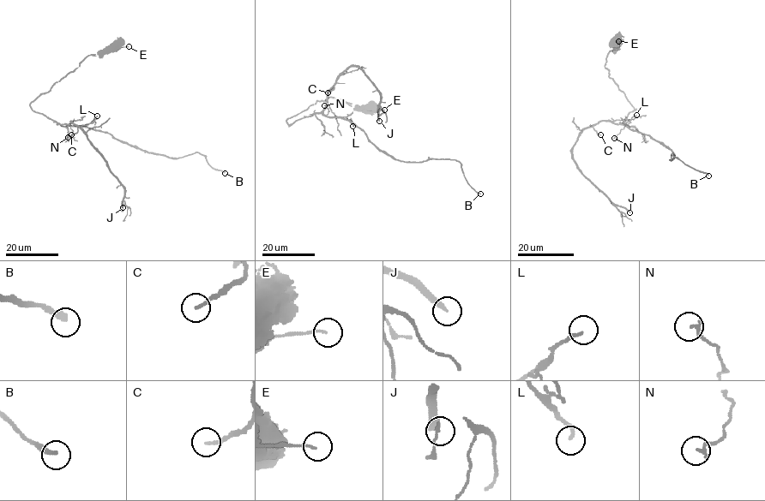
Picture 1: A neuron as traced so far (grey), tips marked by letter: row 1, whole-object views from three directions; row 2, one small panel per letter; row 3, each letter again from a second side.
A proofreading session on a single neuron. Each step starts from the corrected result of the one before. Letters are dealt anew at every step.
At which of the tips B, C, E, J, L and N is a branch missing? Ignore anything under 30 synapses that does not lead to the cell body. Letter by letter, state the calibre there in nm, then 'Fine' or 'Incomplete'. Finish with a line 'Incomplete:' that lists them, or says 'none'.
B: Thickness 280 nm. Incomplete
C: Thickness 150 nm. Fine
E: Thickness 100 nm. Fine
J: Thickness 280 nm. Incomplete
L: Thickness 150 nm. Fine
N: Thickness 180 nm. Fine
Incomplete: B, J

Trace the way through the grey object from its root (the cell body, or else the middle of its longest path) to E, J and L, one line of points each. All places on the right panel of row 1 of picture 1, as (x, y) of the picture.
E: (627, 127), (622, 123), (634, 109), (605, 67), (607, 55), (617, 49), (618, 41)
J: (627, 127), (599, 121), (585, 128), (573, 147), (572, 158), (576, 167), (612, 202), (629, 212)
L: (627, 127), (626, 123), (636, 115)

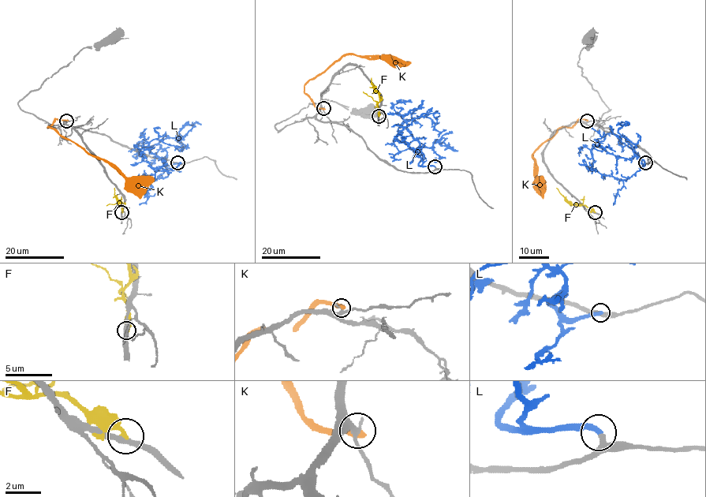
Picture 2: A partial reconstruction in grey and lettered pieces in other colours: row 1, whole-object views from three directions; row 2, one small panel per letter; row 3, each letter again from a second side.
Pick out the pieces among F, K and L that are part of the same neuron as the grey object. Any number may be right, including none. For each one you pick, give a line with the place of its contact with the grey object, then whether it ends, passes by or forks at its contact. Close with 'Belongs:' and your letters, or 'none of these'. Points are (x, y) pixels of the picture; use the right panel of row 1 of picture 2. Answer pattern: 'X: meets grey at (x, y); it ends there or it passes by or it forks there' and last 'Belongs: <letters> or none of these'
L: meets grey at (645, 162); it ends there
Belongs: L

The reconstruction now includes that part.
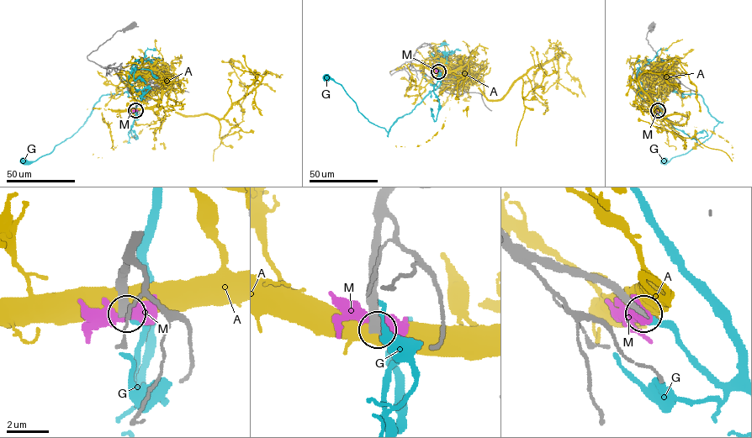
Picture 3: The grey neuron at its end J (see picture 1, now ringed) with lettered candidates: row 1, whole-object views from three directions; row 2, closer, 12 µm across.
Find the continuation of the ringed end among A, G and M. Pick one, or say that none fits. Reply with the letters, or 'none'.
none

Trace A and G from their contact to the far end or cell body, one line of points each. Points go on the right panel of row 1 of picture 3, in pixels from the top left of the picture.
A: (658, 110), (665, 119), (665, 109), (685, 116), (660, 118), (638, 77), (676, 59), (696, 87), (701, 111)
G: (659, 110), (664, 114), (657, 97), (666, 91), (699, 94), (718, 122), (705, 141), (664, 160)

